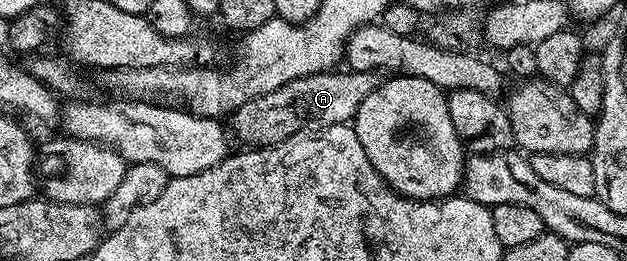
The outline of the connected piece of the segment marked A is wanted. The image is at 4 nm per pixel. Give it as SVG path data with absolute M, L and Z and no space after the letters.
M338 72L292 79L292 83L284 83L284 87L276 87L276 91L268 91L268 95L260 95L244 103L228 117L228 129L233 140L243 141L246 147L265 147L280 143L297 133L319 133L321 129L333 125L353 122L356 111L360 111L360 103L364 103L364 99L376 91L380 77L377 72Z

